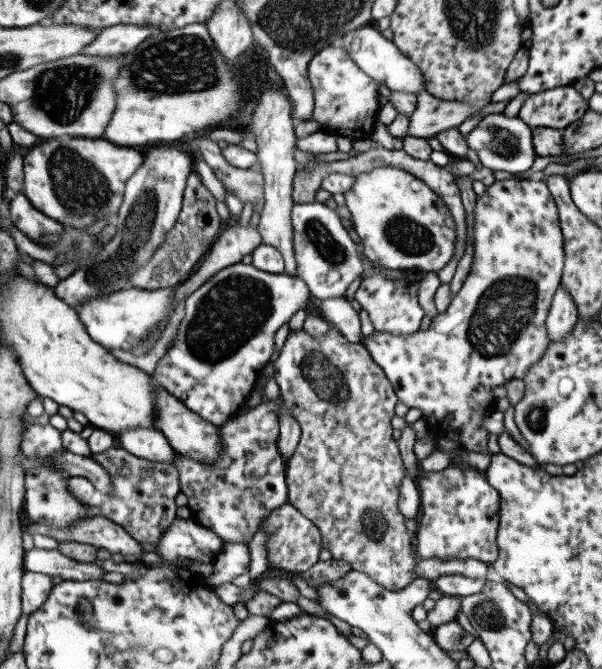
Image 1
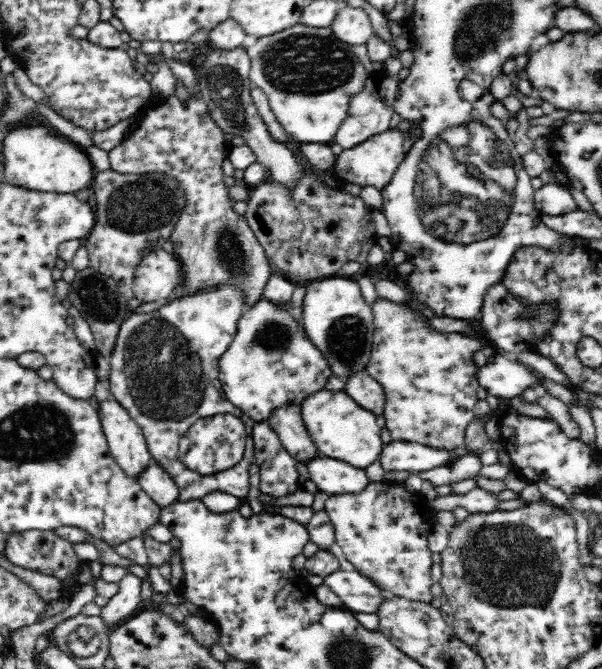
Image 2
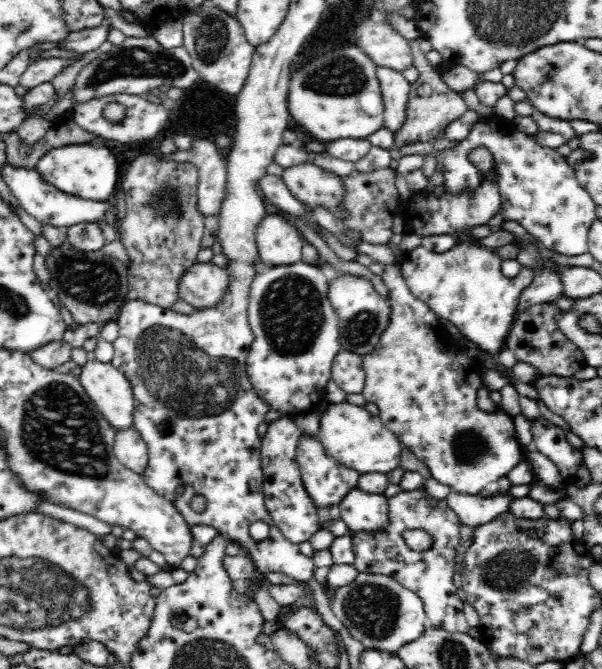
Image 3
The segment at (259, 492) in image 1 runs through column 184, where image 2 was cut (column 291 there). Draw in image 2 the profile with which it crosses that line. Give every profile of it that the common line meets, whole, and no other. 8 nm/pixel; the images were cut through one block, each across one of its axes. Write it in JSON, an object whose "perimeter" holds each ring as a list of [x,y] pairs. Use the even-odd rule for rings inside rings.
{"perimeter":[[[267,421],[254,423],[250,439],[255,444],[255,462],[260,467],[259,487],[264,495],[282,499],[306,486],[299,480],[296,459],[288,454]]]}

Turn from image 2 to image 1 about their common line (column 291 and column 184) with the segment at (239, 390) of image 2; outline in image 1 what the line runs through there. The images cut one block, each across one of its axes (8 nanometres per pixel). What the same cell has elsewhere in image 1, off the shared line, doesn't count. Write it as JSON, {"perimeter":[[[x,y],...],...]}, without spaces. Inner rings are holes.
{"perimeter":[[[241,262],[231,264],[231,266],[227,266],[227,268],[221,268],[219,273],[213,274],[209,281],[198,286],[197,290],[193,290],[184,301],[183,308],[185,313],[181,320],[179,320],[179,324],[177,324],[177,331],[175,332],[172,343],[169,342],[169,347],[155,364],[155,369],[151,374],[153,380],[157,381],[157,383],[171,394],[172,397],[179,399],[179,402],[182,402],[185,408],[198,414],[203,420],[211,422],[211,424],[222,425],[231,416],[237,415],[245,400],[247,400],[249,394],[253,390],[256,381],[259,379],[261,370],[269,361],[269,356],[271,356],[272,348],[274,347],[273,336],[277,328],[279,328],[281,324],[287,323],[294,312],[305,308],[309,295],[310,292],[308,291],[307,285],[297,277],[286,276],[285,274],[268,274],[262,272],[262,270],[257,270],[257,268],[251,264],[244,264]]]}

